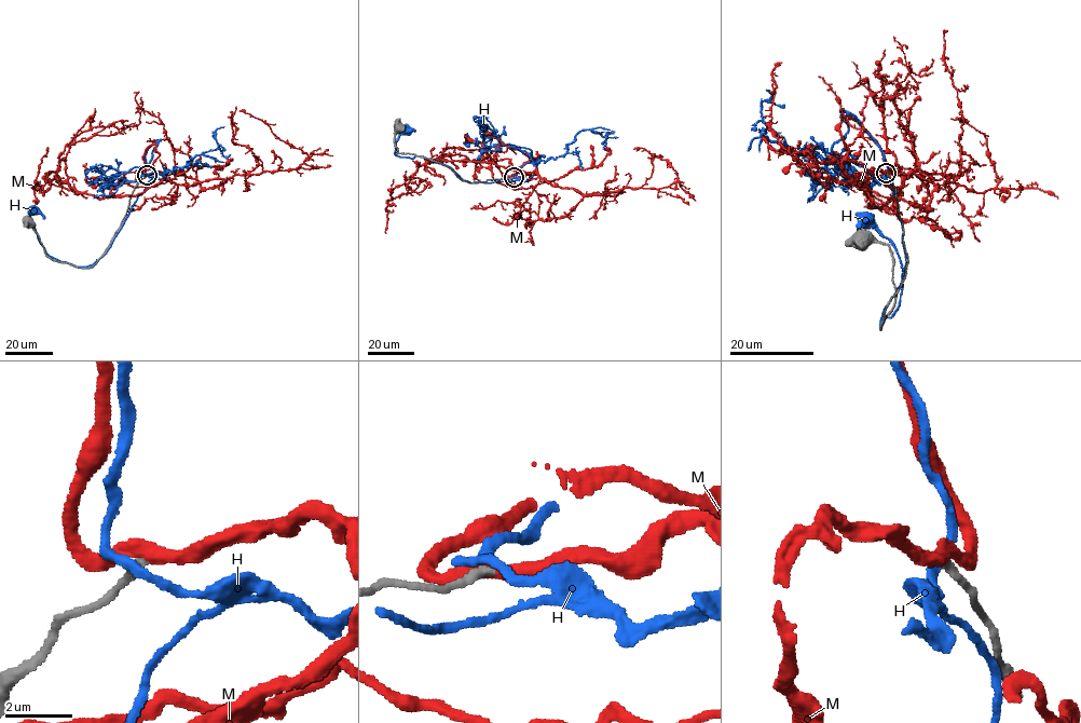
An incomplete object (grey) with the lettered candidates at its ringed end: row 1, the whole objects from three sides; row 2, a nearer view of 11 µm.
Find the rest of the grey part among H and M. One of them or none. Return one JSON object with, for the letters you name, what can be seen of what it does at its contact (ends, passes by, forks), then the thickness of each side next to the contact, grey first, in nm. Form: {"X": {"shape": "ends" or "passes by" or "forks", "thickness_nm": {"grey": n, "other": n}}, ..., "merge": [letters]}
{"M": {"shape": "passes by", "thickness_nm": {"grey": 280, "other": 420}}, "merge": ["M"]}

